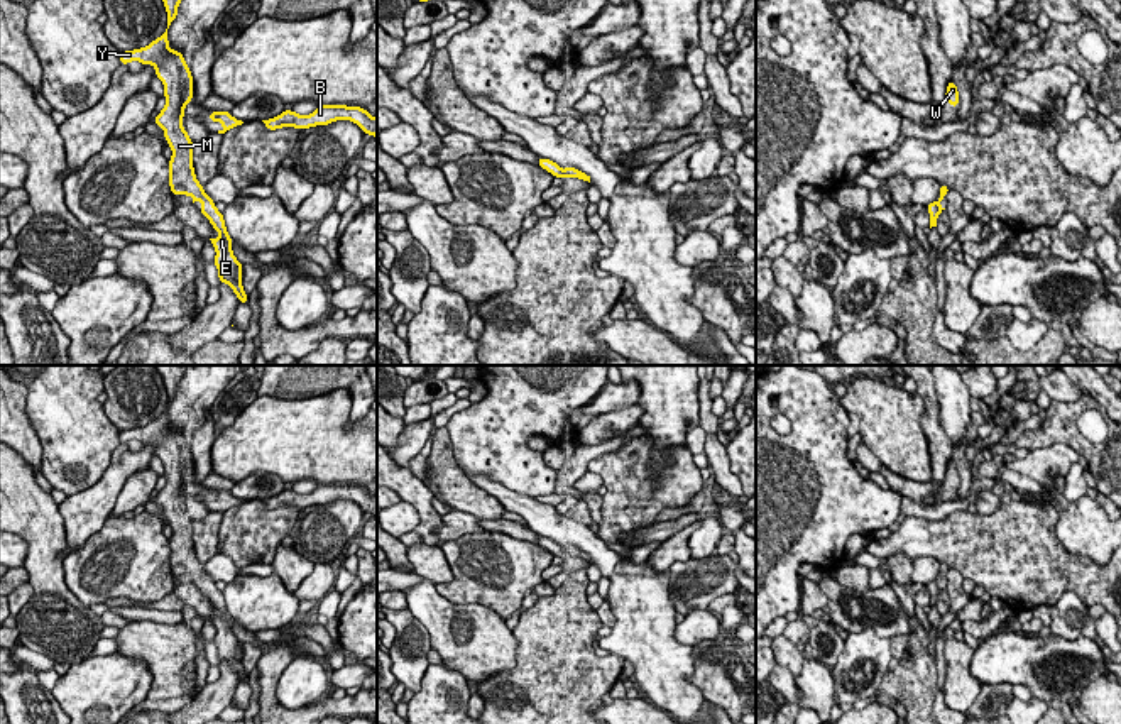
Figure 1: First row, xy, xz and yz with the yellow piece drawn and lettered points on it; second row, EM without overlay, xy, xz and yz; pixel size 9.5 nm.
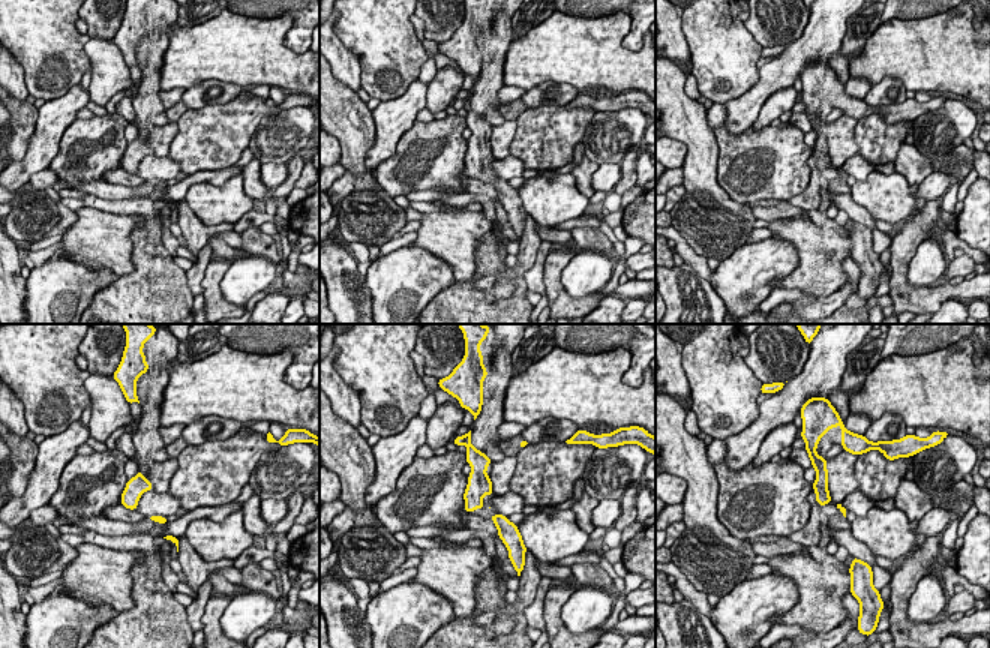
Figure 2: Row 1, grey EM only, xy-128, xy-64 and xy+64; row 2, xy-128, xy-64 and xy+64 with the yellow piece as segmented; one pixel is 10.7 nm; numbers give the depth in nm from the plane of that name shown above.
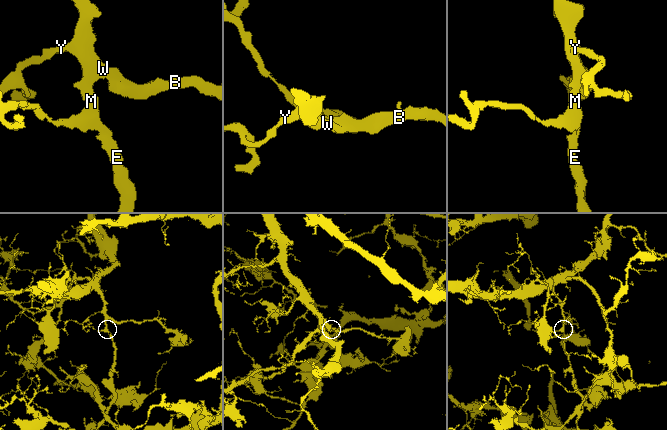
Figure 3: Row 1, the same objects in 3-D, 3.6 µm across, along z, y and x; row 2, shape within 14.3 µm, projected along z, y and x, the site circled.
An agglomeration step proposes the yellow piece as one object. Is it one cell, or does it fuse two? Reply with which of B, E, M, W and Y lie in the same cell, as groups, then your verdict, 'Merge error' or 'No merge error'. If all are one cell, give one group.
Groups: B E M W Y. No merge error

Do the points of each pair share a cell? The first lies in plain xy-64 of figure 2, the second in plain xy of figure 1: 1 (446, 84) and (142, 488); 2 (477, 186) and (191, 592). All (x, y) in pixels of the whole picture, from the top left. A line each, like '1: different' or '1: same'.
1: same
2: same

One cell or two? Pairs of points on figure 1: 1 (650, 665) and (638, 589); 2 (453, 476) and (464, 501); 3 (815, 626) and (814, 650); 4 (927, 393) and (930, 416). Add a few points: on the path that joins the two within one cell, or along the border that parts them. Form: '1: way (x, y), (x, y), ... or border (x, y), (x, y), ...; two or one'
1: way (650, 647), (645, 636), (643, 608); one
2: way (453, 482), (462, 494); one
3: way (815, 631), (815, 645); one
4: way (930, 398), (930, 411); one

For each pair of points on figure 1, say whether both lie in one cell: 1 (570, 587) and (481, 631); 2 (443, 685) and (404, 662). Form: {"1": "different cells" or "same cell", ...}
{"1": "different cells", "2": "different cells"}

